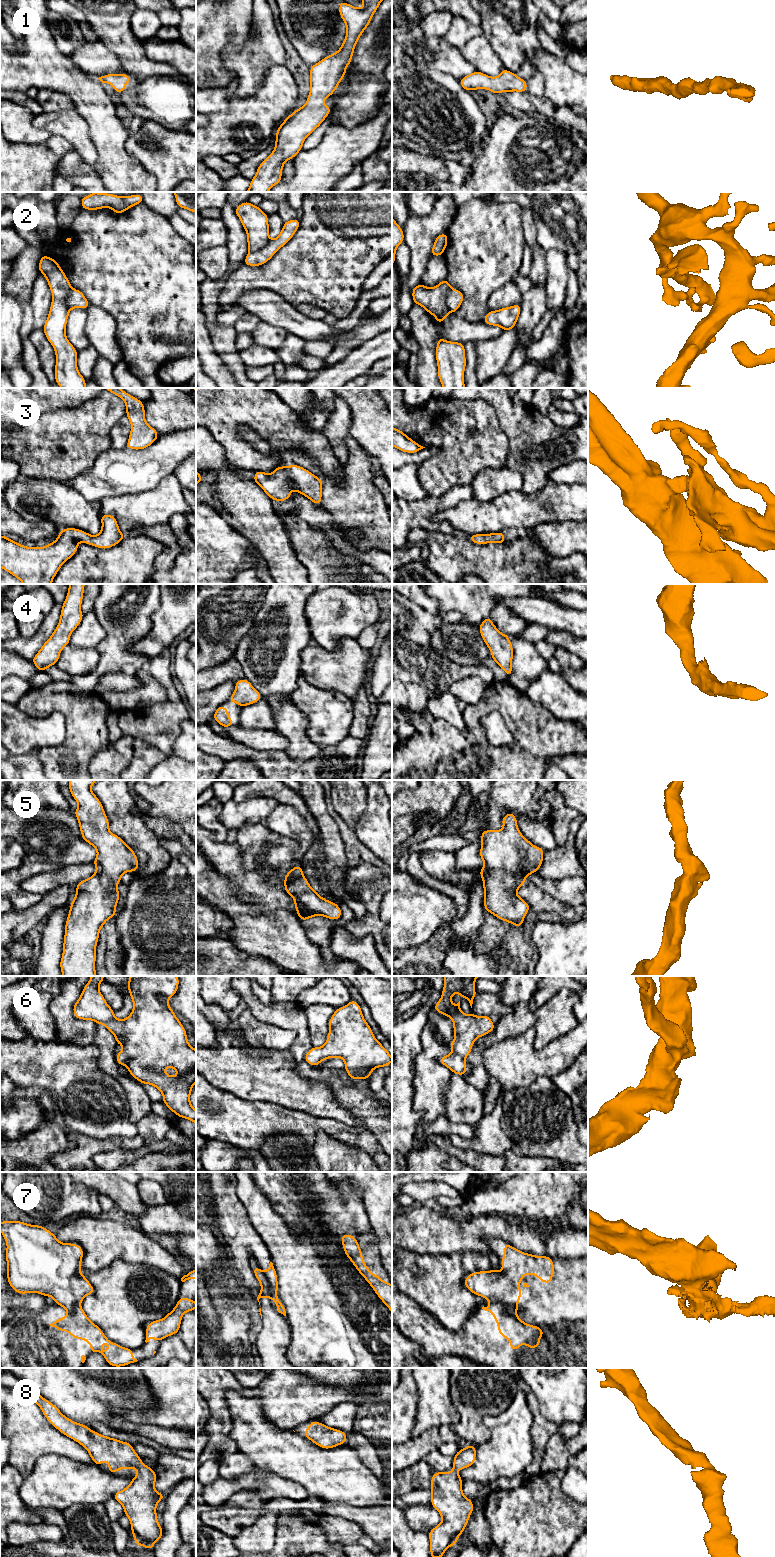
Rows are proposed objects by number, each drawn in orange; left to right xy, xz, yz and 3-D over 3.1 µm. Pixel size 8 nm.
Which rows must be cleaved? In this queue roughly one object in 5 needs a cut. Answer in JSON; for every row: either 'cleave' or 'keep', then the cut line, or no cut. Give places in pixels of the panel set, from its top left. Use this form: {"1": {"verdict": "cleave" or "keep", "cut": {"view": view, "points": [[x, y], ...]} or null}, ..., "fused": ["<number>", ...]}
{"1": {"verdict": "keep", "cut": null}, "2": {"verdict": "cleave", "cut": {"view": "xz", "points": [[270, 239], [258, 250], [249, 251]]}}, "3": {"verdict": "keep", "cut": null}, "4": {"verdict": "keep", "cut": null}, "5": {"verdict": "keep", "cut": null}, "6": {"verdict": "keep", "cut": null}, "7": {"verdict": "cleave", "cut": {"view": "xz", "points": [[261, 1271], [269, 1284], [276, 1303]]}}, "8": {"verdict": "keep", "cut": null}, "fused": ["2", "7"]}

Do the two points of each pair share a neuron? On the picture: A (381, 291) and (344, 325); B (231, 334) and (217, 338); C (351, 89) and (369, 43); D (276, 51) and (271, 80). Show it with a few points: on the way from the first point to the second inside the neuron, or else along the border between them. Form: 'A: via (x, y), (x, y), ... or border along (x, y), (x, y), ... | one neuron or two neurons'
A: via (371, 295), (354, 316) | one neuron
B: via (228, 335), (220, 336) | one neuron
C: via (362, 78), (366, 74), (369, 54) | one neuron
D: border along (283, 63), (273, 64), (265, 73), (261, 85) | two neurons

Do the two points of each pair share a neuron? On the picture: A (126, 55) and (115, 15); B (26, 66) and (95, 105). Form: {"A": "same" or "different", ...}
{"A": "same", "B": "same"}

